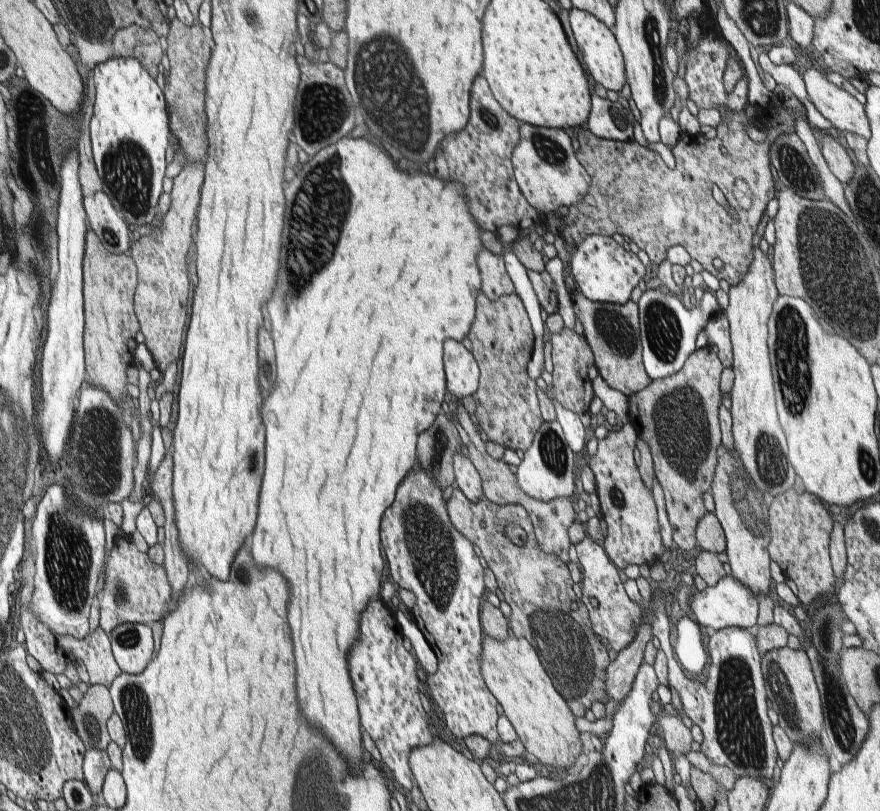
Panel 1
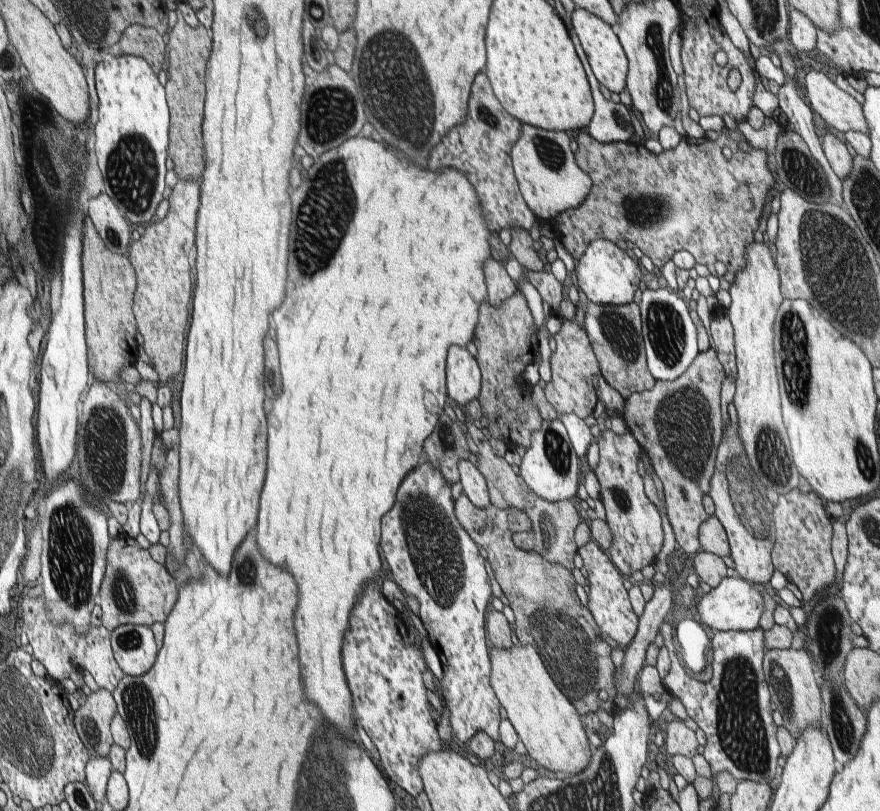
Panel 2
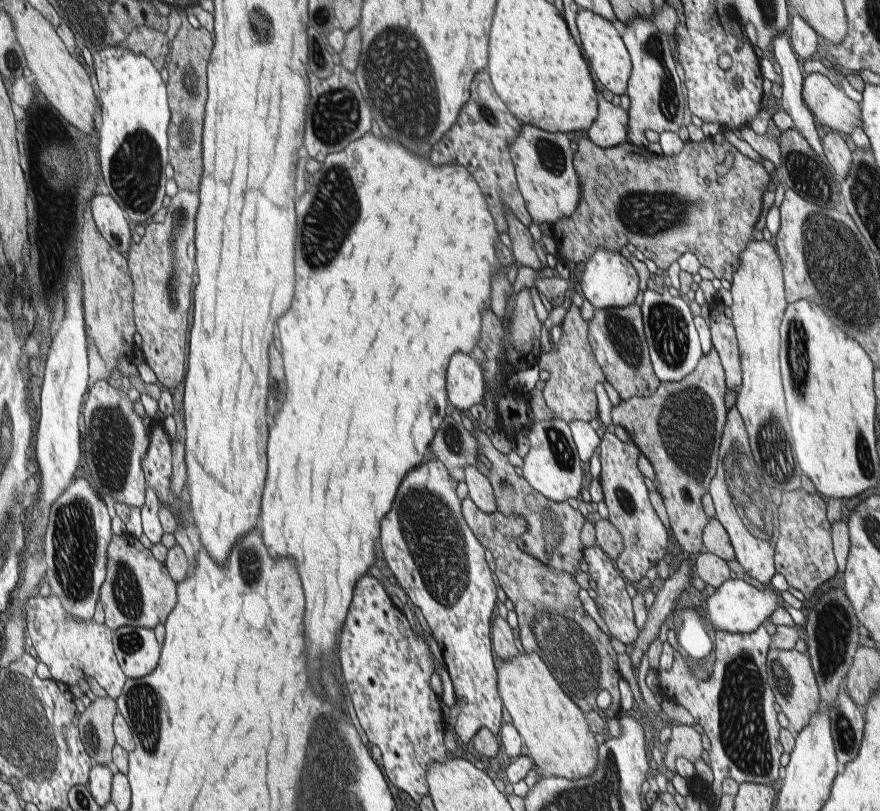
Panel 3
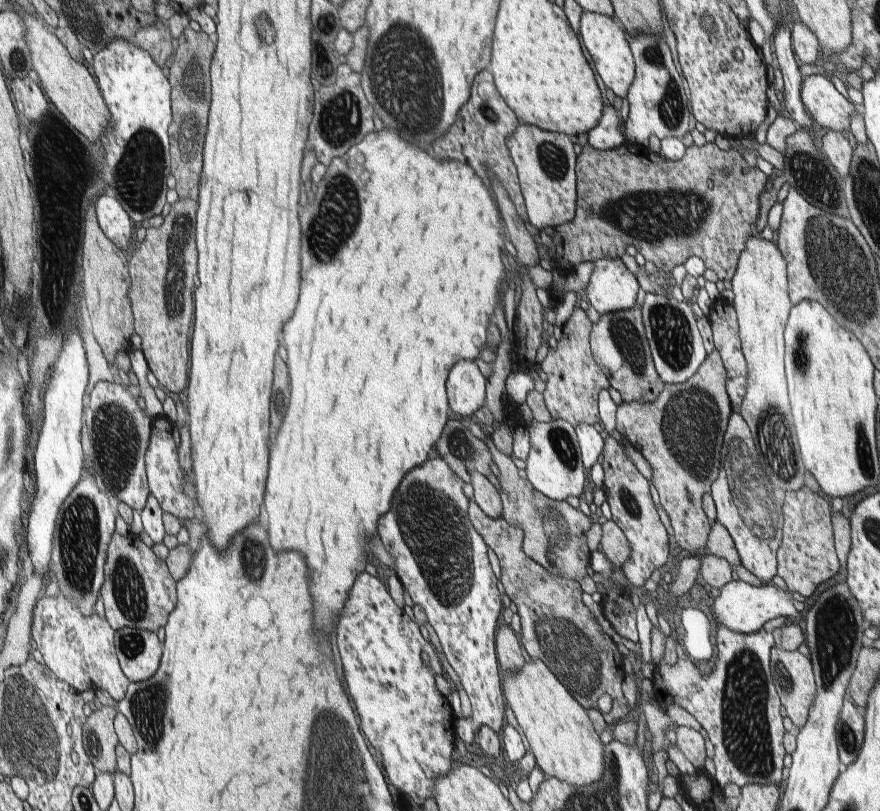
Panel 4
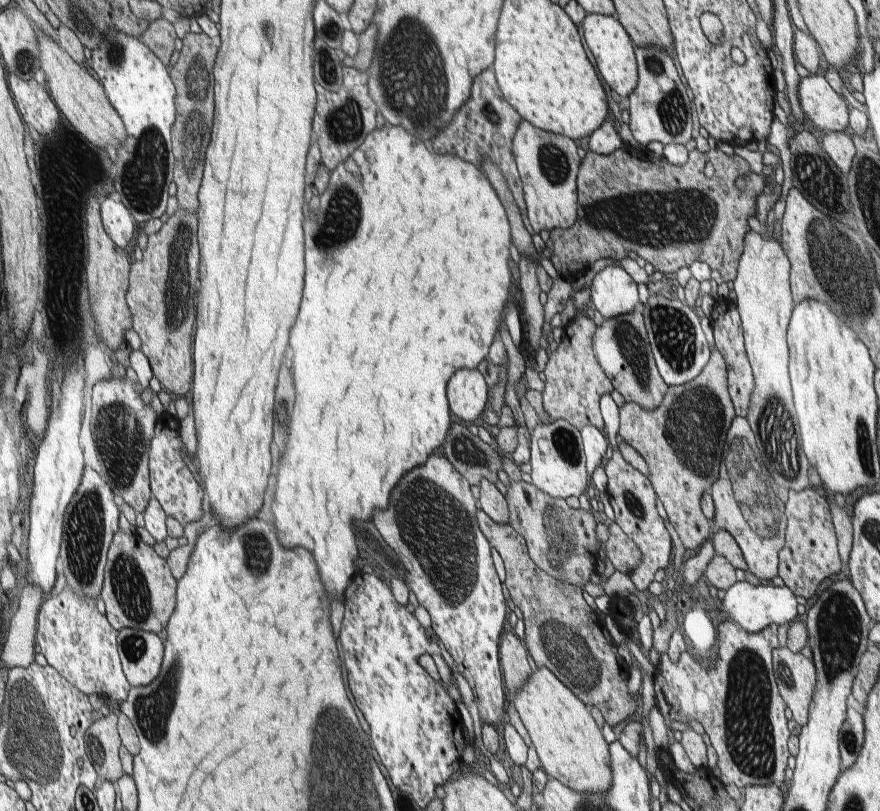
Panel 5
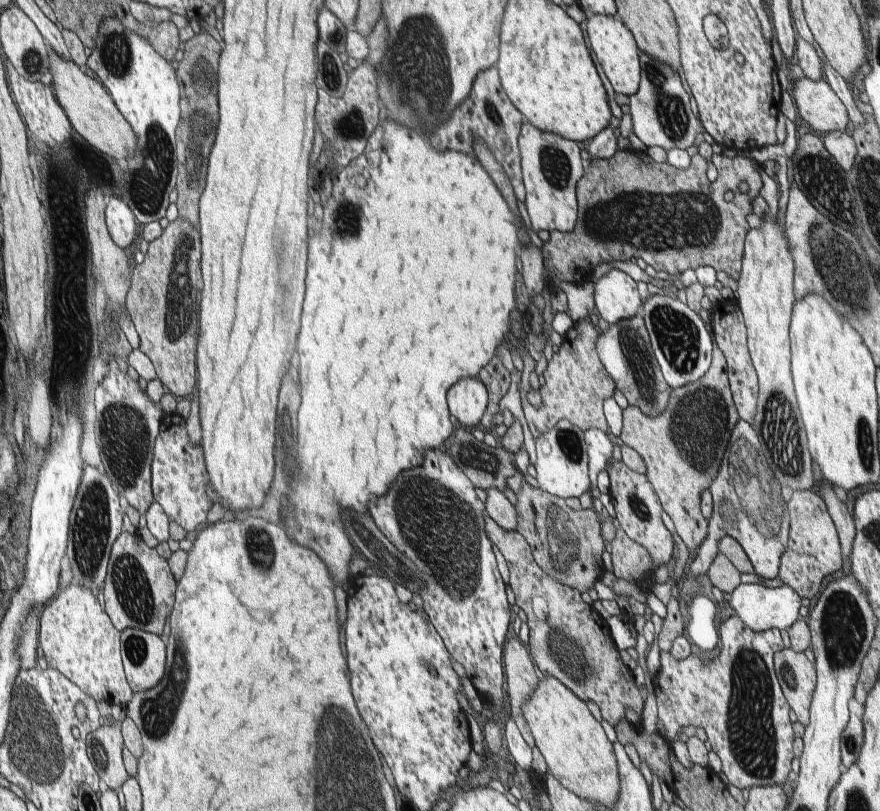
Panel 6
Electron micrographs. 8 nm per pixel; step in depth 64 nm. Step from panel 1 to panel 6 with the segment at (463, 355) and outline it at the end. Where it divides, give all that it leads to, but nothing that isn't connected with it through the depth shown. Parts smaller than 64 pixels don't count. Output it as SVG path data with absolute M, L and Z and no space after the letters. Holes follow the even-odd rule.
M461 378L449 388L447 406L451 406L451 416L457 420L457 426L479 428L481 416L487 410L487 388L475 378Z

